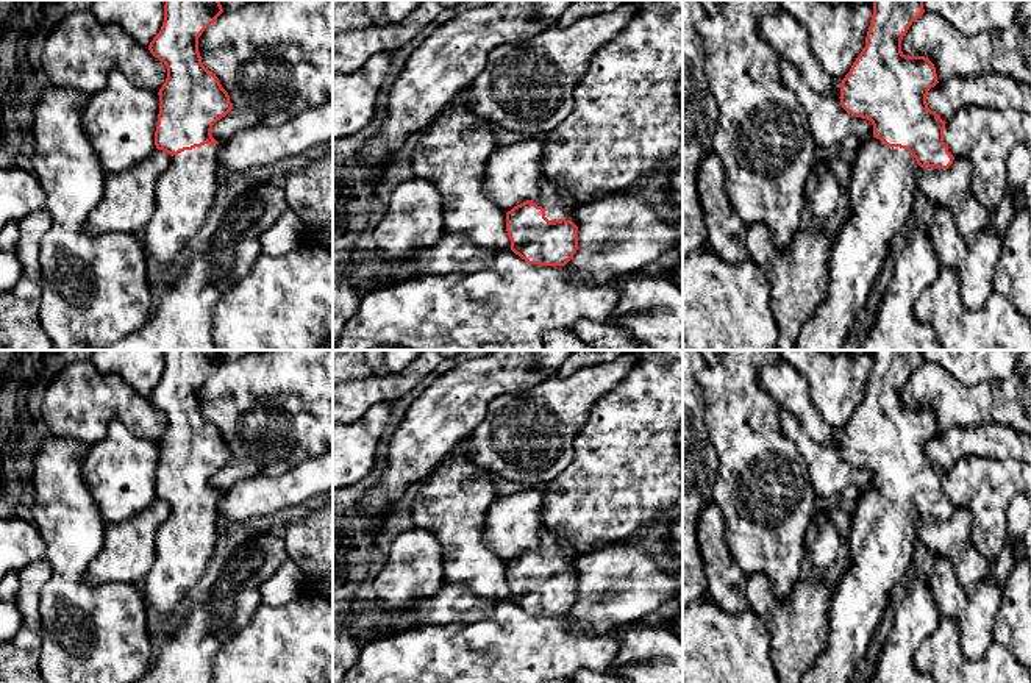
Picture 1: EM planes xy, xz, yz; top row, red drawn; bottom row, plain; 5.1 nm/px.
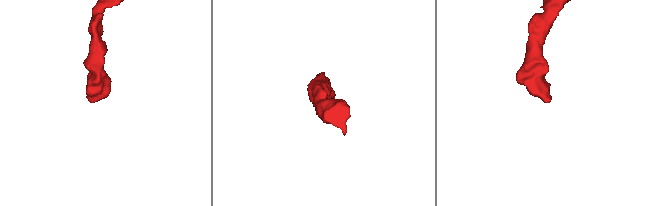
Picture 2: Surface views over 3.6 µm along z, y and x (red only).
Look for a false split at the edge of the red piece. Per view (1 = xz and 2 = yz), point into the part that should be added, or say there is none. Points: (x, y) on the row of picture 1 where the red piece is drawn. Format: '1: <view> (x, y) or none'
1: xz (553, 197)
2: yz (883, 182)

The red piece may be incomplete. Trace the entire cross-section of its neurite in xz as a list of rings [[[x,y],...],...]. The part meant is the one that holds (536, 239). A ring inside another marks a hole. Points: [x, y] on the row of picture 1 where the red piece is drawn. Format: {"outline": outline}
{"outline": [[[542,175],[539,197],[506,213],[511,250],[528,264],[565,266],[578,250],[578,227],[570,220],[575,198]]]}

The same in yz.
{"outline": [[[873,0],[865,47],[840,83],[842,108],[870,120],[873,138],[864,141],[851,156],[851,214],[833,244],[826,299],[803,327],[797,350],[842,350],[881,274],[892,238],[906,233],[919,169],[948,169],[953,164],[954,156],[944,142],[947,122],[926,103],[928,91],[939,83],[936,67],[925,56],[901,52],[903,36],[923,13],[923,0]]]}

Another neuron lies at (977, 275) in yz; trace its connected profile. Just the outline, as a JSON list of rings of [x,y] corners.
[[[939,206],[929,225],[934,249],[945,267],[959,274],[961,295],[970,309],[979,309],[994,291],[994,277],[1000,259],[1001,238],[992,222],[981,231],[975,242],[967,244],[953,213]]]

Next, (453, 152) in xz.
[[[469,88],[456,92],[448,105],[426,127],[411,153],[411,173],[436,186],[442,198],[445,234],[464,236],[476,247],[494,252],[511,250],[506,213],[486,194],[483,177],[489,158],[500,145],[495,125],[476,117],[470,109]]]

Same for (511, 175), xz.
[[[537,134],[522,142],[500,145],[491,155],[483,186],[501,211],[508,213],[514,206],[539,197],[537,181],[544,175],[545,148],[545,134]]]

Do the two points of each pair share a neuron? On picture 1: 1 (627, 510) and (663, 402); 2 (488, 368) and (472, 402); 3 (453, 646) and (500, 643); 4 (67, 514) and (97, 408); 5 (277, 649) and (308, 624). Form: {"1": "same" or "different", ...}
{"1": "same", "2": "same", "3": "same", "4": "different", "5": "same"}

